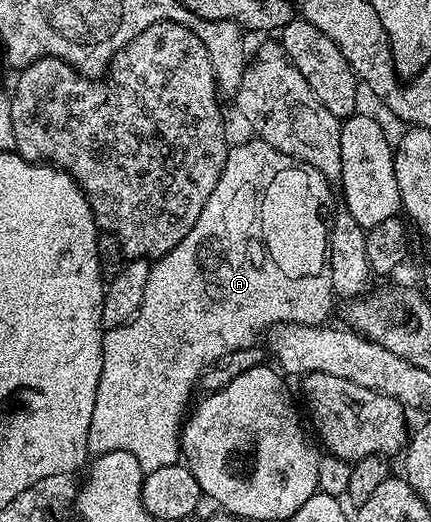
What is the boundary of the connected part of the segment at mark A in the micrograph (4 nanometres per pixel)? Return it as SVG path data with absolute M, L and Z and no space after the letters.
M250 137L250 142L234 145L227 156L227 164L219 176L219 184L215 184L215 192L207 196L207 204L203 204L203 212L199 212L199 220L195 220L195 228L171 248L163 257L150 265L147 276L147 288L143 288L143 300L129 321L121 326L106 329L101 336L103 344L103 368L99 376L99 388L95 392L95 412L91 412L91 428L89 429L89 453L96 456L107 452L131 452L135 460L139 460L142 471L155 468L167 468L178 465L182 461L181 427L183 415L186 413L185 401L189 392L198 383L201 375L209 366L236 350L254 345L257 337L264 335L271 326L282 326L285 322L303 324L304 326L320 326L330 321L329 313L333 310L335 295L331 284L331 268L324 262L324 242L326 237L326 218L335 206L330 179L319 172L319 168L311 168L311 164L295 160L260 138Z

